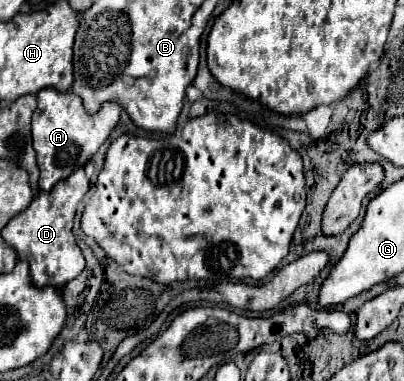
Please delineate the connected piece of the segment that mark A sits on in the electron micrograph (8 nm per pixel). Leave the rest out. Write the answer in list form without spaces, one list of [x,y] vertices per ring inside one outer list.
[[[51,87],[39,91],[37,99],[39,103],[33,113],[33,147],[37,151],[37,167],[41,171],[39,185],[43,191],[49,191],[57,181],[69,177],[97,153],[119,123],[121,105],[109,101],[103,103],[97,113],[89,115],[75,93],[61,93],[53,91]]]

